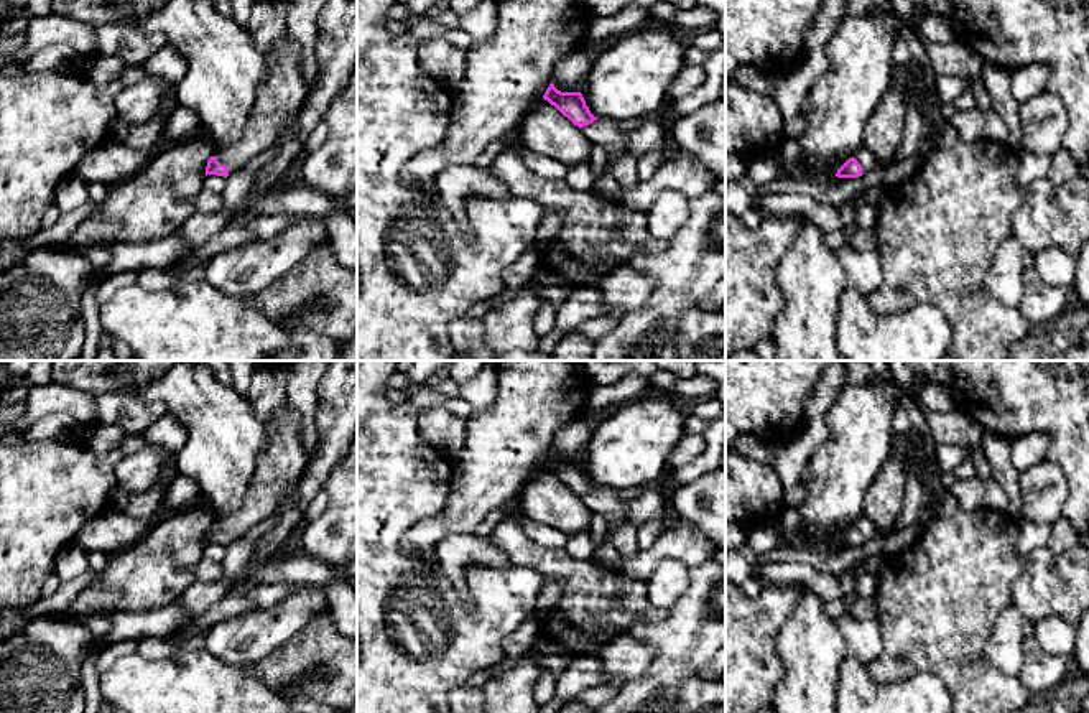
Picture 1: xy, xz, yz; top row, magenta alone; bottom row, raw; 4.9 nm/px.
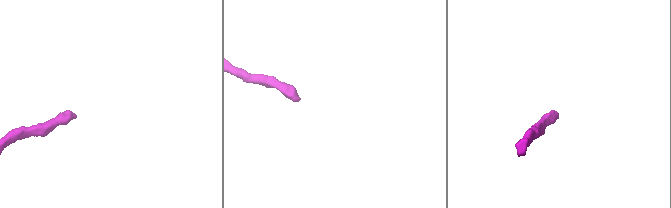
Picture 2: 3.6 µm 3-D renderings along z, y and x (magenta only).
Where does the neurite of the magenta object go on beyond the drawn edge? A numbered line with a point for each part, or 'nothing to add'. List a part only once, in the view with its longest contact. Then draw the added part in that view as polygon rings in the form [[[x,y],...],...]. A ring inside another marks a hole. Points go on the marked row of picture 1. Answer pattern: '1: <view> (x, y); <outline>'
1: xy (285, 89); [[[286,31],[275,43],[273,53],[265,56],[265,64],[266,77],[245,135],[214,155],[229,175],[275,143],[285,120],[301,110],[311,91],[303,72],[301,49]]]

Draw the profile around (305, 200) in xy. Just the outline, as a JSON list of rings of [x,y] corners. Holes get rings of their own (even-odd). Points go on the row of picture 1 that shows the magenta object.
[[[304,183],[301,186],[286,189],[266,191],[263,196],[252,203],[245,216],[248,219],[278,214],[322,217],[336,211],[345,211],[345,206],[339,199]]]

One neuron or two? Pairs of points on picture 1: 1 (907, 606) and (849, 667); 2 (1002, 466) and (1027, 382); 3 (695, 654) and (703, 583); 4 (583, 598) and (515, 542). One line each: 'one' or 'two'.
1: two
2: two
3: one
4: one

